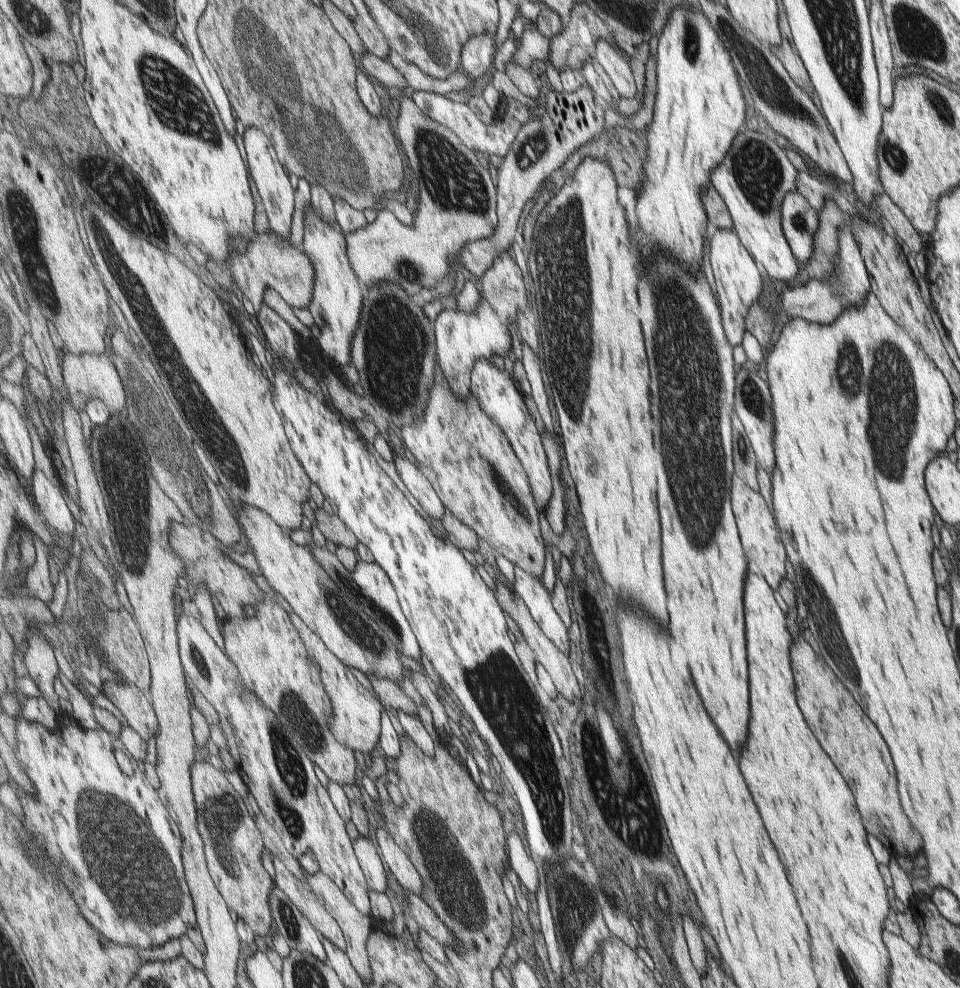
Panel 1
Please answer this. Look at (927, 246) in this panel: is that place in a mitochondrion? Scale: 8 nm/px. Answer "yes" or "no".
no

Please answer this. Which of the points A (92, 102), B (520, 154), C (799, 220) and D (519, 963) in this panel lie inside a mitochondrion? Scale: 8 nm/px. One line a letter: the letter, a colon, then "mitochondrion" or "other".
A: other
B: other
C: mitochondrion
D: other

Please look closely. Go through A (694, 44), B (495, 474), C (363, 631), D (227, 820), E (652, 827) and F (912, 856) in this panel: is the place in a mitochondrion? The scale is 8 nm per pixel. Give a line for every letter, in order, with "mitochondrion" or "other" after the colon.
A: mitochondrion
B: mitochondrion
C: mitochondrion
D: mitochondrion
E: other
F: other

